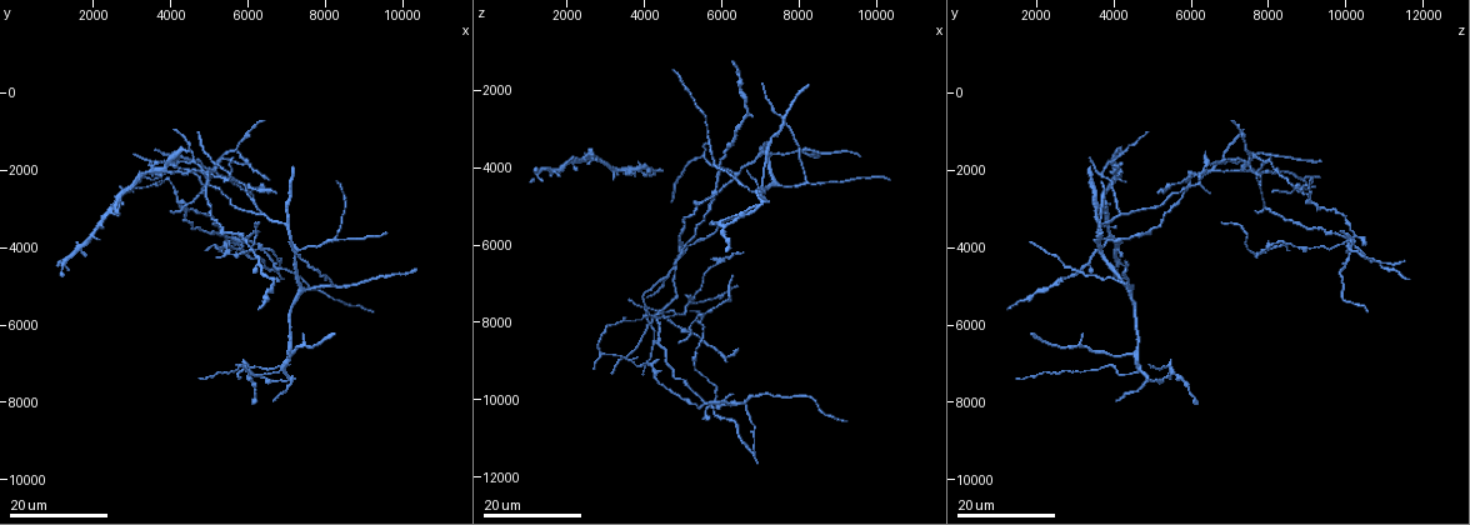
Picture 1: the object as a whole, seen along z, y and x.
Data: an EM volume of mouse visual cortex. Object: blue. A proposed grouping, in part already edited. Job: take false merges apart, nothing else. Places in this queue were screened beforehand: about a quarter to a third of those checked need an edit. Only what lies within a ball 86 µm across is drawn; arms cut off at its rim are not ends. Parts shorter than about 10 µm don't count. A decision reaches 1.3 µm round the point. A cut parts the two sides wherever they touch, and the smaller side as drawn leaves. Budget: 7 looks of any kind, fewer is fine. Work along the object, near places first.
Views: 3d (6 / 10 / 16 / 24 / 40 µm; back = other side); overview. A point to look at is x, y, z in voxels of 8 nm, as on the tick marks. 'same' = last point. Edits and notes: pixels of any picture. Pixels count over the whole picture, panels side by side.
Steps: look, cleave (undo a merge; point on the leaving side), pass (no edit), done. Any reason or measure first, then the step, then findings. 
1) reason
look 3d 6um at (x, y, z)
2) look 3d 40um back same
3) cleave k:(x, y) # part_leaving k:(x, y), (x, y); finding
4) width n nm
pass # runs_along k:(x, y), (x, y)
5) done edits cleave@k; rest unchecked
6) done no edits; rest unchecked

look 3d 16um at (7450, 5100, 4450)

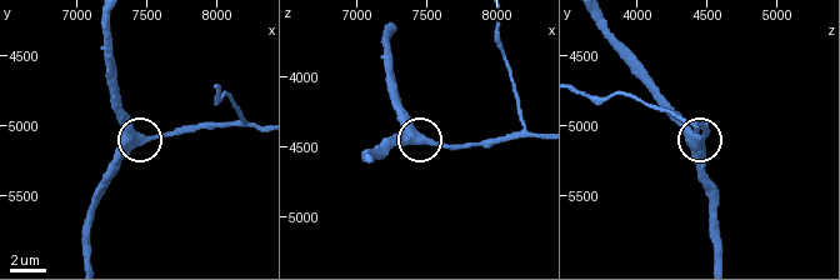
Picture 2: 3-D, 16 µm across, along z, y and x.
look 3d 6um at (7460, 5100, 4460)

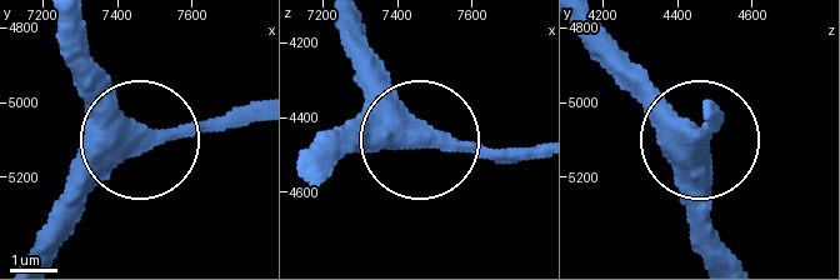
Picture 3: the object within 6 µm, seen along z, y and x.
pass # runs_along 3:(336, 28), (368, 88), (415, 131), (535, 148); one neuron here

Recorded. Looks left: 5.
looks like a crossing
look 3d 24um at (7150, 7450, 4850)

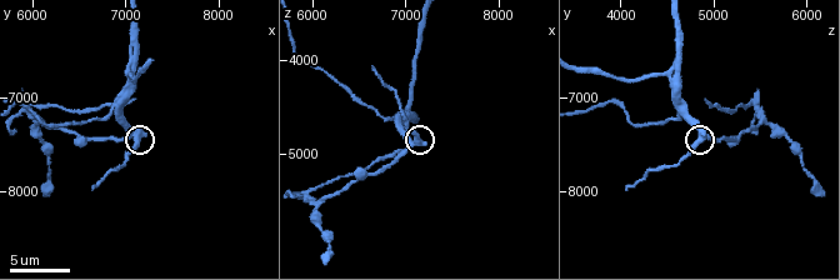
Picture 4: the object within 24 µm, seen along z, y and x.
look 3d 6um at (7100, 7400, 4900)

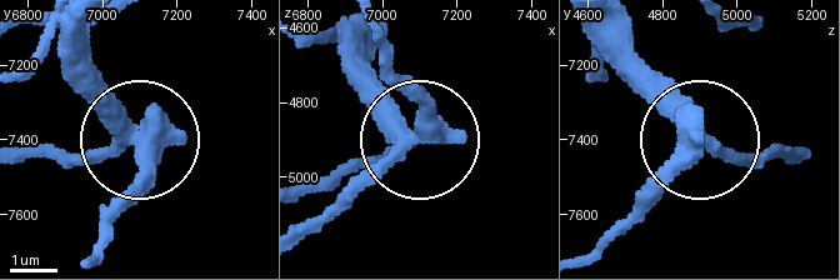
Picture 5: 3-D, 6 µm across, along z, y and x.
look 3d 6um back at (7100, 7420, 4880)

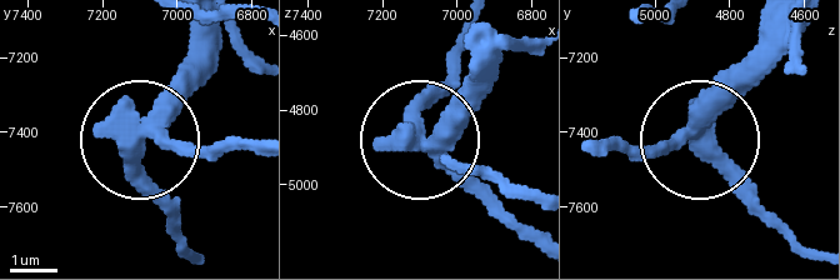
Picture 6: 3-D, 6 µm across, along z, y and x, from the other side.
cleave 6:(131, 179) # part_leaving 6:(156, 134), (248, 145); a second neuron is stuck on

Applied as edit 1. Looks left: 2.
done edits cleave@6; rest unchecked

